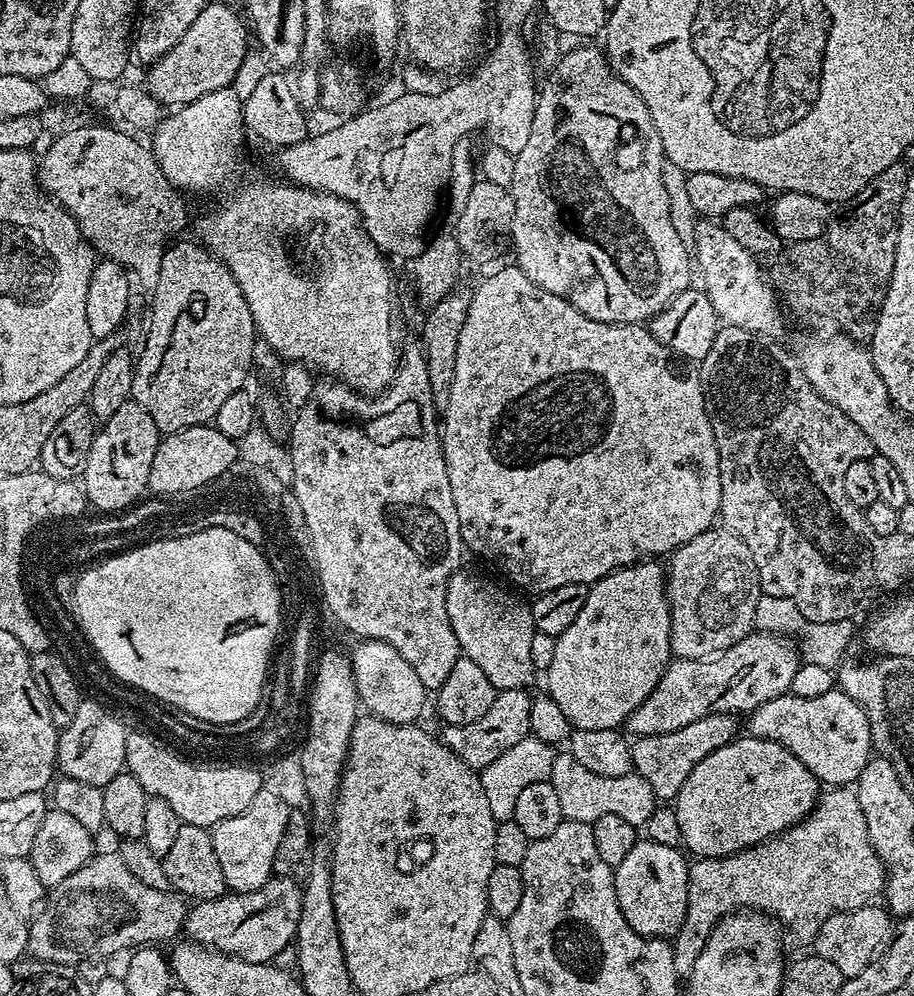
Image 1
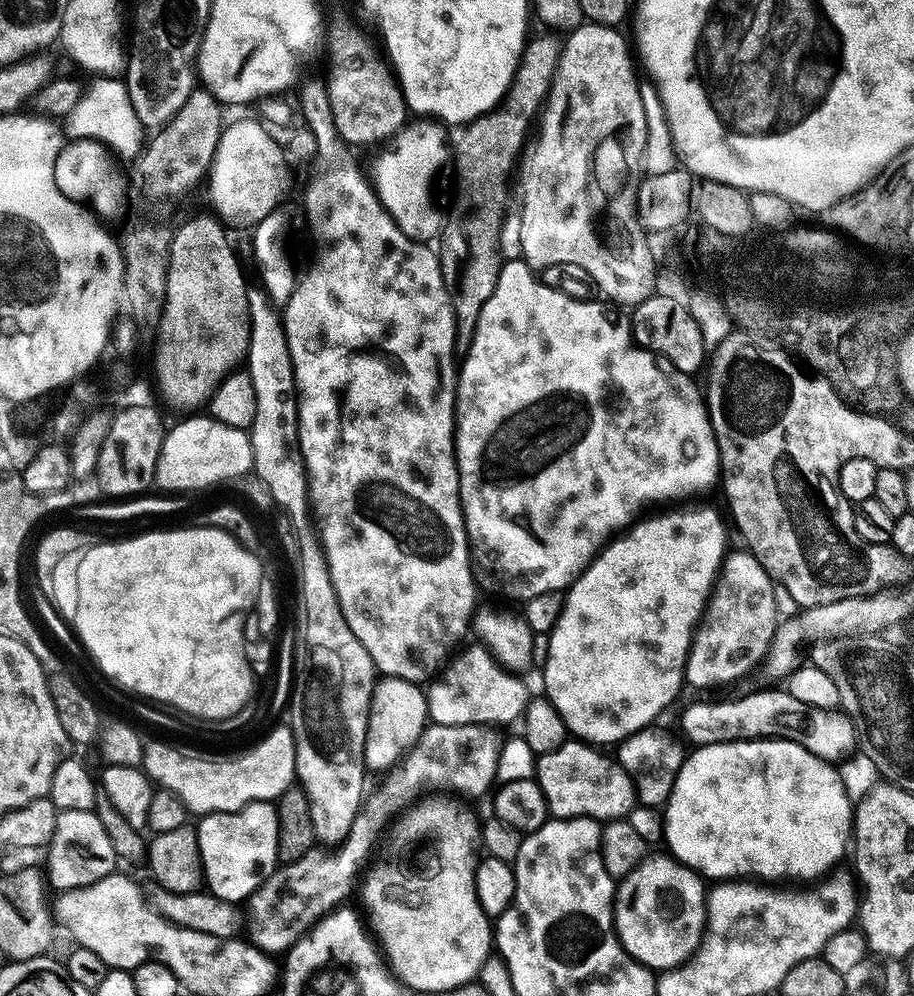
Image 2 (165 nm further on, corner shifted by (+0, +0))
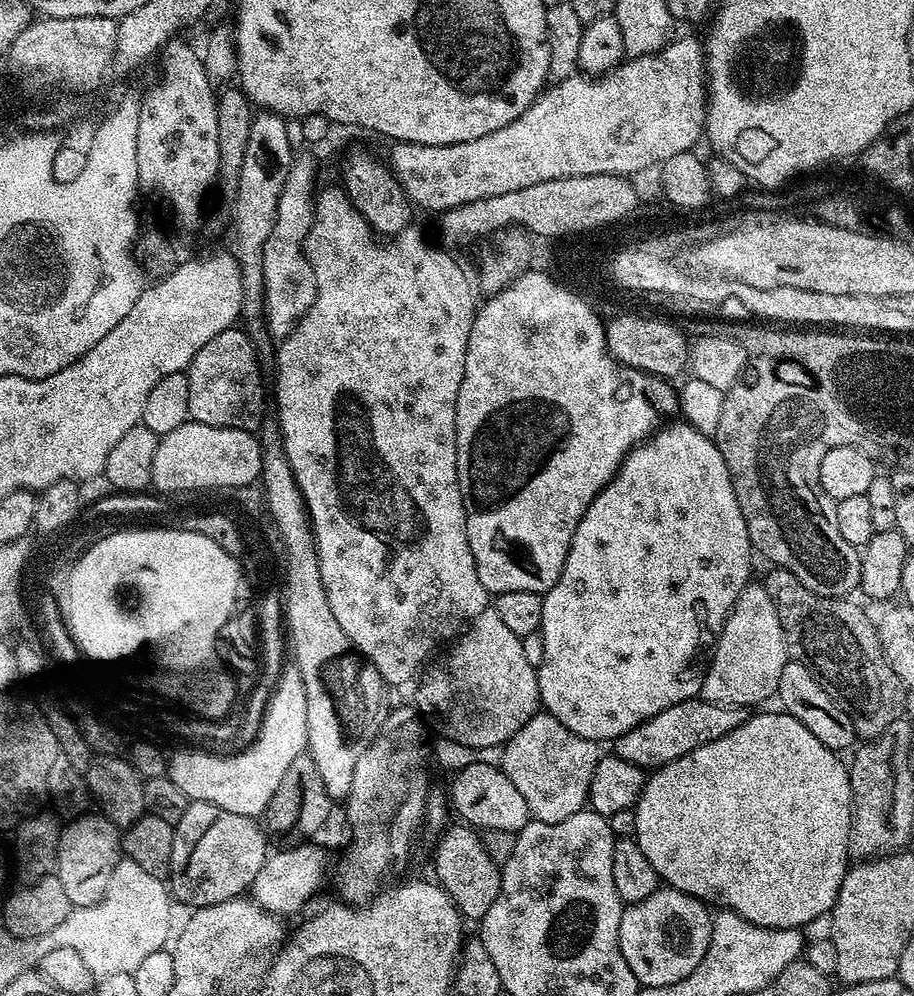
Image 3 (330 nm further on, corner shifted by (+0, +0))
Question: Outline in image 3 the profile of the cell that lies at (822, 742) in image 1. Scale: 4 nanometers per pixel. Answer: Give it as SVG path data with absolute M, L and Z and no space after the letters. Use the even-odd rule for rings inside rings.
M703 698L678 702L622 734L614 741L614 752L634 766L655 770L698 750L698 746L706 746L706 742L714 742L730 734L730 730L737 728L745 718L745 709L734 708L730 704L712 704Z

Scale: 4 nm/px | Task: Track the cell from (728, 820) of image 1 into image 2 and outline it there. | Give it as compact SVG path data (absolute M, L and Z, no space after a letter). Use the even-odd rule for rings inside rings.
M765 738L762 740L735 740L734 742L726 742L725 744L706 744L697 747L695 750L689 751L684 757L684 764L680 767L680 773L676 776L676 781L672 786L672 792L669 793L668 799L662 808L663 821L663 843L668 843L667 851L672 859L678 861L679 864L685 864L688 868L692 868L695 872L699 872L701 877L707 878L712 882L727 882L730 880L739 880L741 878L751 878L756 882L776 882L772 880L808 880L804 882L816 882L825 874L833 871L832 863L836 860L836 855L844 848L844 839L849 839L852 831L852 822L854 819L854 804L849 800L847 790L844 788L843 782L840 780L840 773L835 767L829 766L825 761L818 759L812 752L807 752L803 743L796 738Z

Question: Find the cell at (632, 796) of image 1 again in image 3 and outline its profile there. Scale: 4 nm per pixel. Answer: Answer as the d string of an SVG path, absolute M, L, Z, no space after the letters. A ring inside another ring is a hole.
M540 710L503 745L499 767L526 798L533 820L547 824L566 822L570 814L585 811L590 782L602 755L600 748L597 741L574 734L558 718Z

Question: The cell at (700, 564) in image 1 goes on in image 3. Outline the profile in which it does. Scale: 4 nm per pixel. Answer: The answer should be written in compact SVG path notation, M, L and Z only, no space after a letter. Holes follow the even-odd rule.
M749 582L736 599L711 649L700 696L712 704L751 709L751 704L760 704L777 695L778 682L789 659L782 622L778 622L778 610L774 610L770 594L766 594L763 583Z

